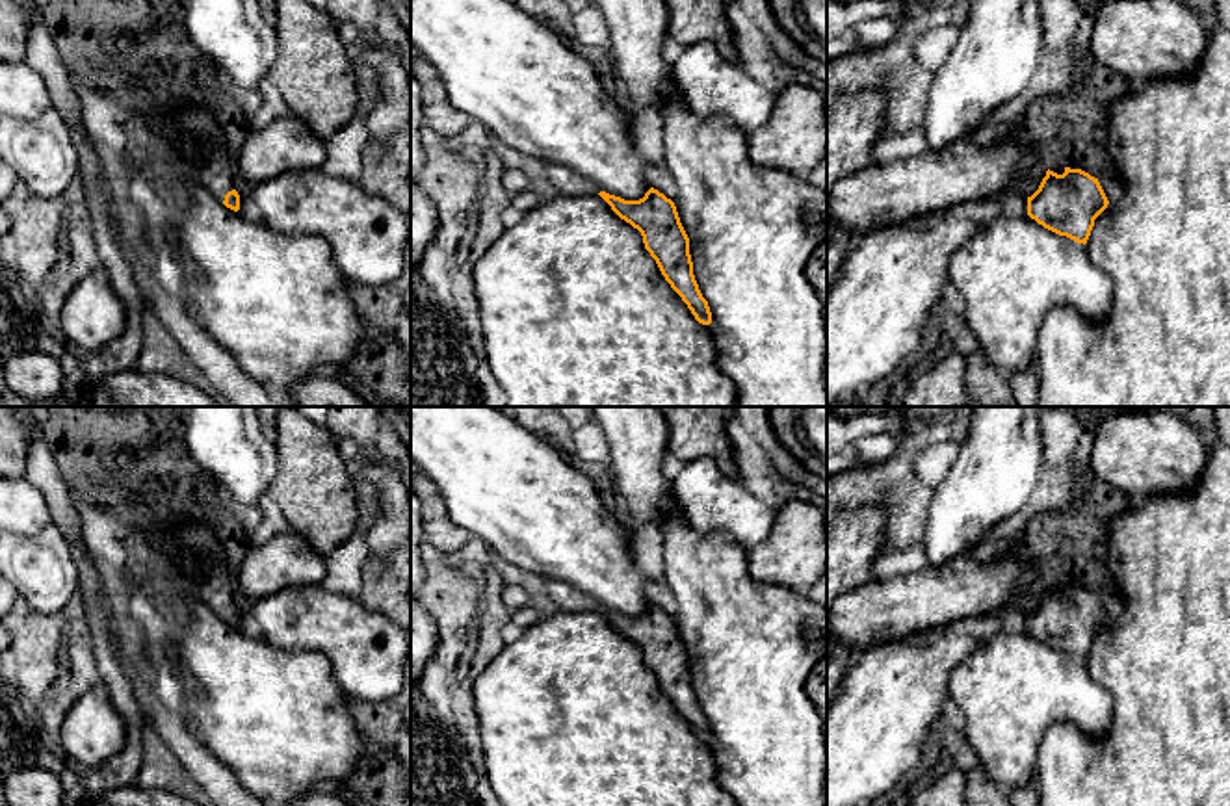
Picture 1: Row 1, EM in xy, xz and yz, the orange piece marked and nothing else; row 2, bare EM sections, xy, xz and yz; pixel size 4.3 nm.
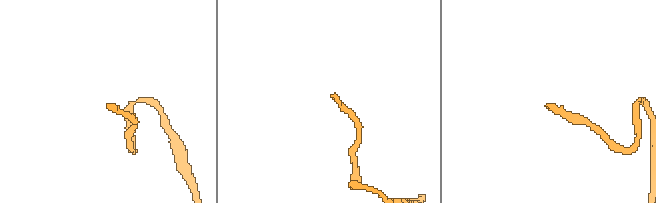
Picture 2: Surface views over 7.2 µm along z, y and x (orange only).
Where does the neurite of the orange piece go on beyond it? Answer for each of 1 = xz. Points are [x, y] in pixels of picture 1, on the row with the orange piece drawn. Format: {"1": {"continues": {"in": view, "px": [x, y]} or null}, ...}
{"1": {"continues": null}}

